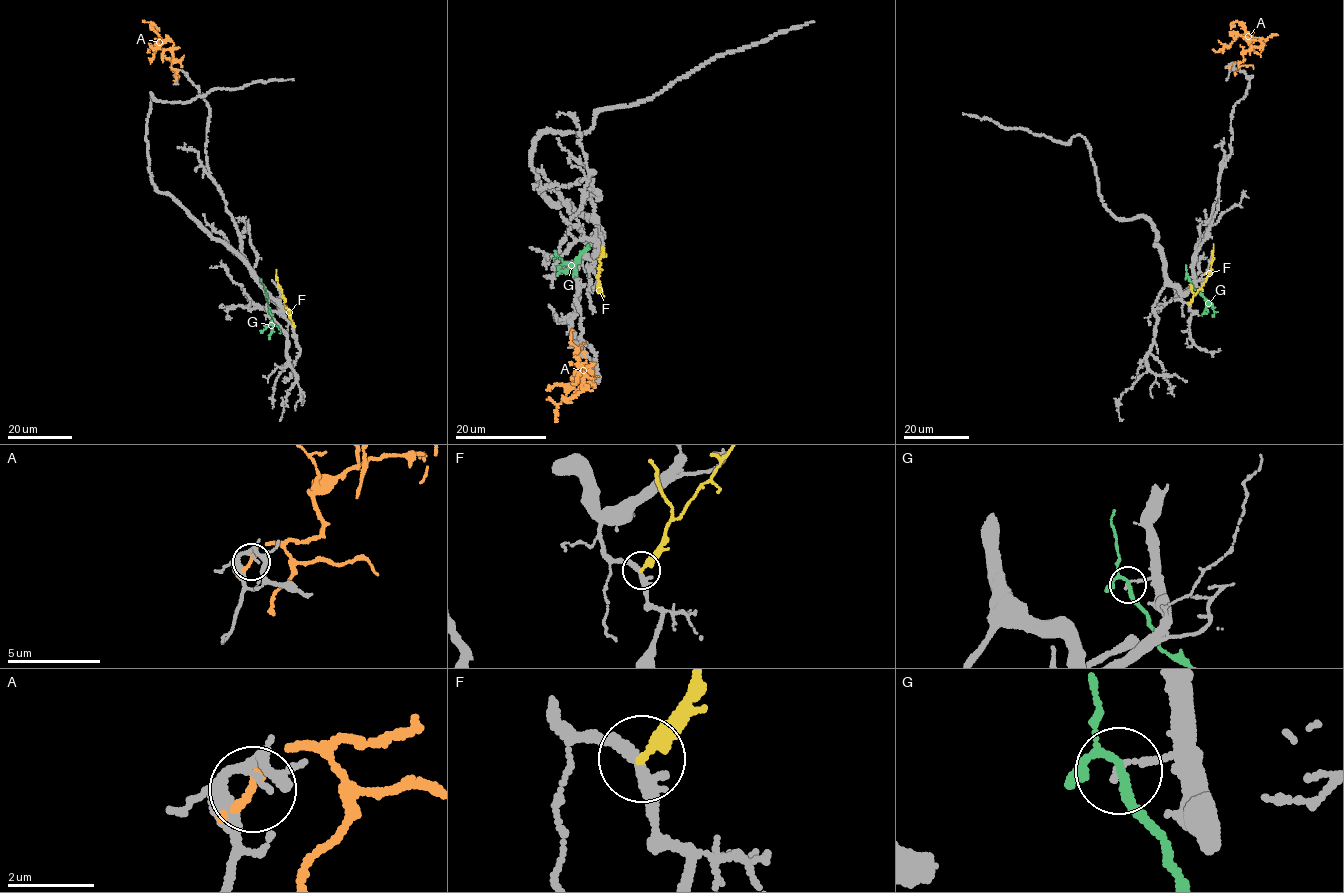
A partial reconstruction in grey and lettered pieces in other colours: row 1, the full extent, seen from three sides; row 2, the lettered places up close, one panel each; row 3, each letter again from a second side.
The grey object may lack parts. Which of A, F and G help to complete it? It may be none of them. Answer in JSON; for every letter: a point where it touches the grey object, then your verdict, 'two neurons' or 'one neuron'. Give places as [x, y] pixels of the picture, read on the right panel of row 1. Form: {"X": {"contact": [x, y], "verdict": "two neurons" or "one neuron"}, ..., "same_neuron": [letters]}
{"A": {"contact": [1231, 65], "verdict": "two neurons"}, "F": {"contact": [1188, 304], "verdict": "two neurons"}, "G": {"contact": [1188, 278], "verdict": "two neurons"}, "same_neuron": []}

